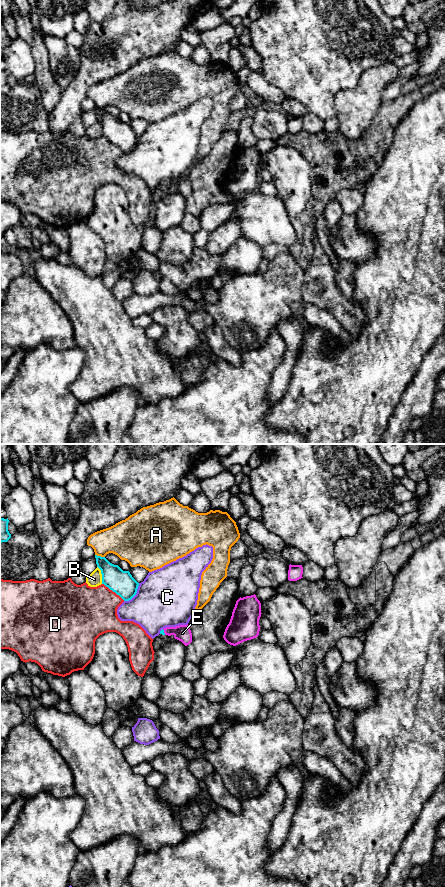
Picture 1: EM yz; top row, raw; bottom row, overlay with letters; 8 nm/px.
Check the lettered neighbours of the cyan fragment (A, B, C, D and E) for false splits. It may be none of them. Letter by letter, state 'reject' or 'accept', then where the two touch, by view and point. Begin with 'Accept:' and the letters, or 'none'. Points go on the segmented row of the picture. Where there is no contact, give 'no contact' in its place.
Accept: E
A: reject; contact yz (100, 556)
B: reject; contact yz (102, 575)
C: reject; contact yz (135, 594)
D: reject; contact yz (113, 591)
E: accept; contact yz (163, 632)

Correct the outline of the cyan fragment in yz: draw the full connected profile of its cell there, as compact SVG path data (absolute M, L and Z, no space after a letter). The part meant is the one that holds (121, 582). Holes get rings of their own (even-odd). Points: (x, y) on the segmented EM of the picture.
M95 555L95 558L97 567L101 570L102 584L119 595L124 601L131 600L137 593L139 583L130 572L123 571L105 557Z

